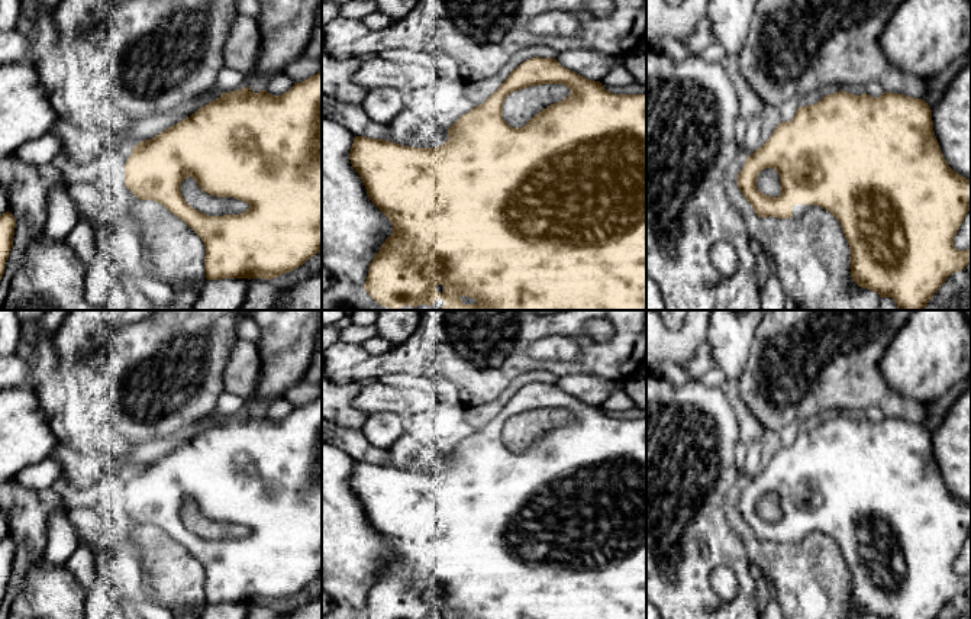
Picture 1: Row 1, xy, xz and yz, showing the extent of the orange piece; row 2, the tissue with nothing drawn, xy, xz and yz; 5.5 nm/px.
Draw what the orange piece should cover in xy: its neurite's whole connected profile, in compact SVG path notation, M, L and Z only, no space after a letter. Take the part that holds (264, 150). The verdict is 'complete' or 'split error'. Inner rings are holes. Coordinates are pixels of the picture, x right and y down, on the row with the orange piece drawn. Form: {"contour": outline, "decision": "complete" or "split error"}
{"contour": "M322 70L294 86L281 96L272 96L267 90L254 93L249 87L242 90L223 93L219 99L200 107L190 117L178 122L177 125L165 129L152 139L142 141L132 149L132 155L125 165L125 184L139 200L154 200L165 206L172 215L184 220L204 242L206 257L204 270L207 280L222 278L275 278L281 274L290 273L307 259L322 251ZM193 177L199 187L216 197L233 197L249 204L249 209L239 215L209 216L193 206L190 206L181 194L181 183Z", "decision": "complete"}

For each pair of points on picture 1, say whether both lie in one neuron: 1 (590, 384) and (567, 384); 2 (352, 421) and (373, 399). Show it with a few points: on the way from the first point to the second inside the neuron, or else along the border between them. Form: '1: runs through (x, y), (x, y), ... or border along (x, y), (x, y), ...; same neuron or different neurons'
1: runs through (584, 384), (573, 384); same neuron
2: border along (361, 387), (352, 403), (368, 415); different neurons

